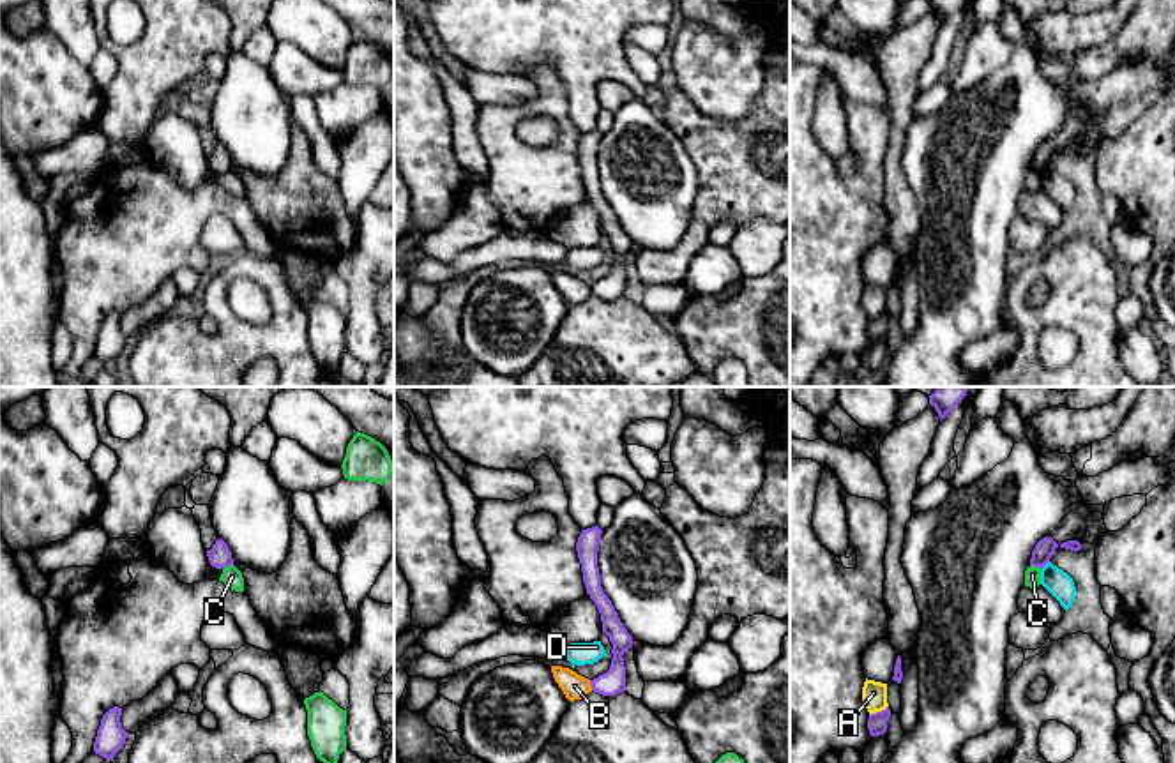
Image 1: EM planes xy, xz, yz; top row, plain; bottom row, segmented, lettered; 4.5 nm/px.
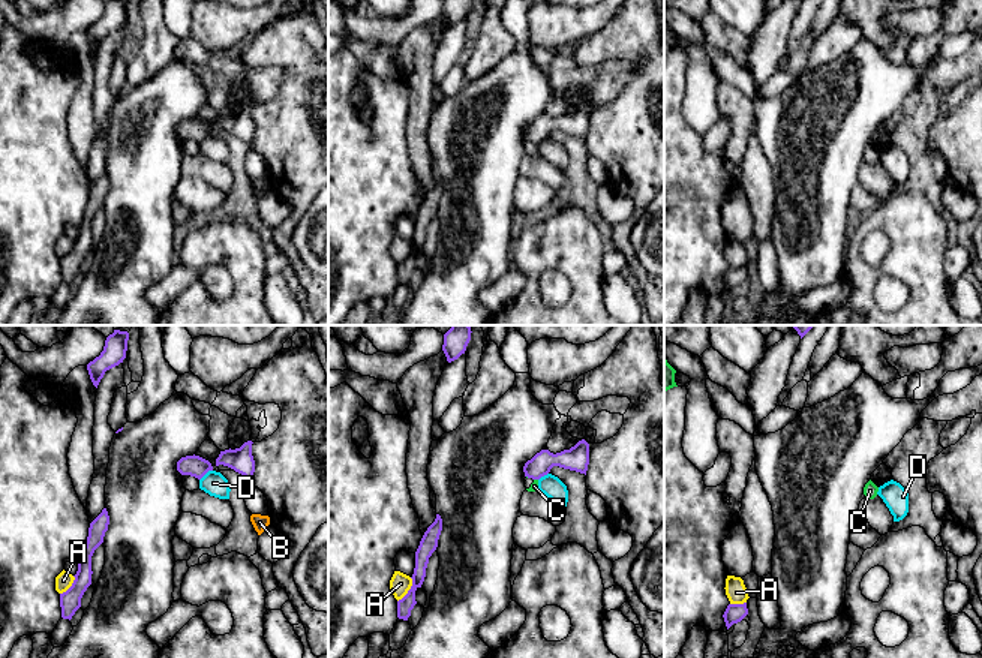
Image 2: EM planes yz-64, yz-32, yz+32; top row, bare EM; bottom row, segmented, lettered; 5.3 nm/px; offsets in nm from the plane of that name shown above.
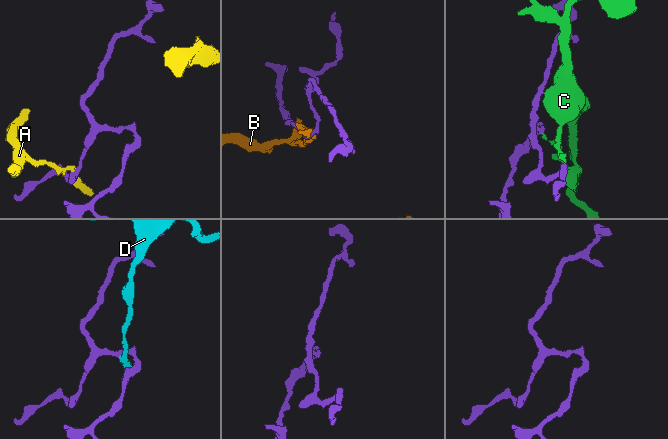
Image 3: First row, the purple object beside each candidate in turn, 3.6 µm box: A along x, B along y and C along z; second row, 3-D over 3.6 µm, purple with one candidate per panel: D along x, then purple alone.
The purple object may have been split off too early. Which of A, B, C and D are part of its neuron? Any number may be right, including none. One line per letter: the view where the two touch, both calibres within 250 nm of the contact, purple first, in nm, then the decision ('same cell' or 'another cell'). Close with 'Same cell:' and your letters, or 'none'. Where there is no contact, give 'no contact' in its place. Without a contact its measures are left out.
A: meets purple in yz; 90 nm thick on the purple side, 110 nm on the other; another cell
B: meets purple in xz; 120 nm thick on the purple side, 120 nm on the other; another cell
C: meets purple in xy; 110 nm thick on the purple side, 90 nm on the other; another cell
D: meets purple in yz; 90 nm thick on the purple side, 120 nm on the other; another cell
Same cell: none

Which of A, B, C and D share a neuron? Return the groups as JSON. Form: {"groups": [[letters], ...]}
{"groups": [["A"], ["B"], ["C"], ["D"]]}

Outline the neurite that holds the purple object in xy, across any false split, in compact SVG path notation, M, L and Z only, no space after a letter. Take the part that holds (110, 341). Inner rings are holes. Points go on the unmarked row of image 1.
M120 311L110 313L102 320L101 330L97 334L97 341L94 346L94 357L106 364L111 364L122 353L122 350L125 348L125 343L129 339L122 332L120 320L122 320Z

